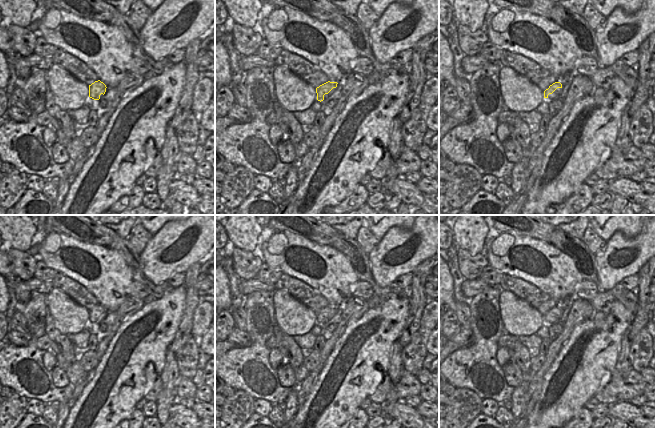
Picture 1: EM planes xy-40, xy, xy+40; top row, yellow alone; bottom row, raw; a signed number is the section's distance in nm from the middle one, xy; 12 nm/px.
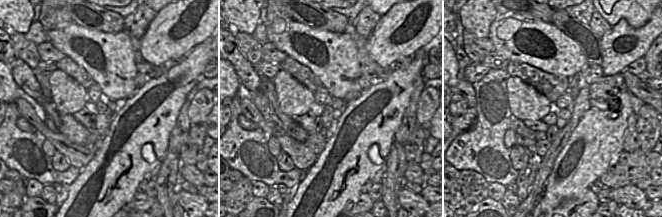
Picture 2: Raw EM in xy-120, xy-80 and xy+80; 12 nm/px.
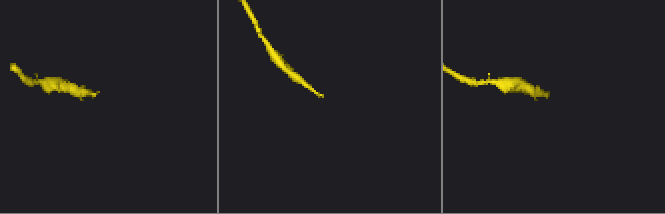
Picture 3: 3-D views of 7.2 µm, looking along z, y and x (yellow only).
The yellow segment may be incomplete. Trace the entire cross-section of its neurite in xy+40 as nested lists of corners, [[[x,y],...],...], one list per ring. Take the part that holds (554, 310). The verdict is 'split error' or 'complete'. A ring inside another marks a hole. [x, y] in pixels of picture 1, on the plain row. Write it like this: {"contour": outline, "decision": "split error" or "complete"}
{"contour": [[[555,306],[549,310],[548,313],[544,315],[544,322],[549,322],[551,324],[558,323],[562,315],[562,308],[560,306]]], "decision": "split error"}

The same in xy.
{"contour": [[[328,305],[317,311],[316,312],[317,324],[321,326],[330,321],[330,319],[335,315],[337,308],[338,308],[337,306]]], "decision": "split error"}

